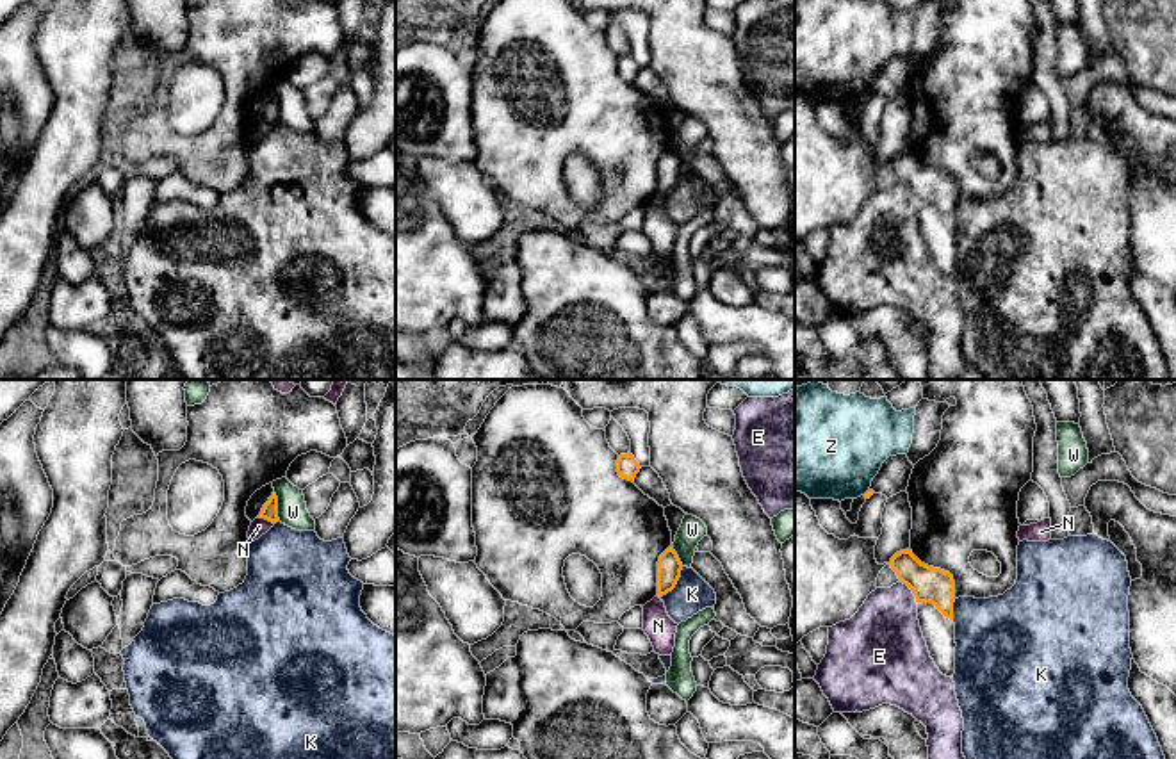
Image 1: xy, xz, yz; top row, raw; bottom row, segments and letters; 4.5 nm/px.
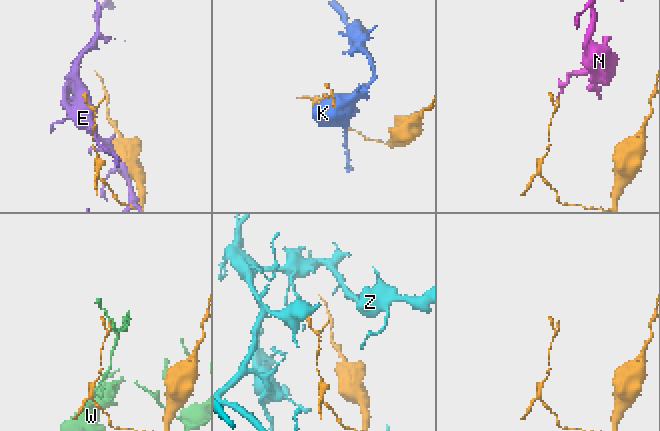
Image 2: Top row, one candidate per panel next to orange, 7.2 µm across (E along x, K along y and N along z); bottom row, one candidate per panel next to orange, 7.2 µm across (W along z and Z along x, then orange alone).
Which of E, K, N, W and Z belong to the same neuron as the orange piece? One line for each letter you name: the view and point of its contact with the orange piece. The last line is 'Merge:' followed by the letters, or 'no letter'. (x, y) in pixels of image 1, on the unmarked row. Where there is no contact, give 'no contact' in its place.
Merge: no letter

